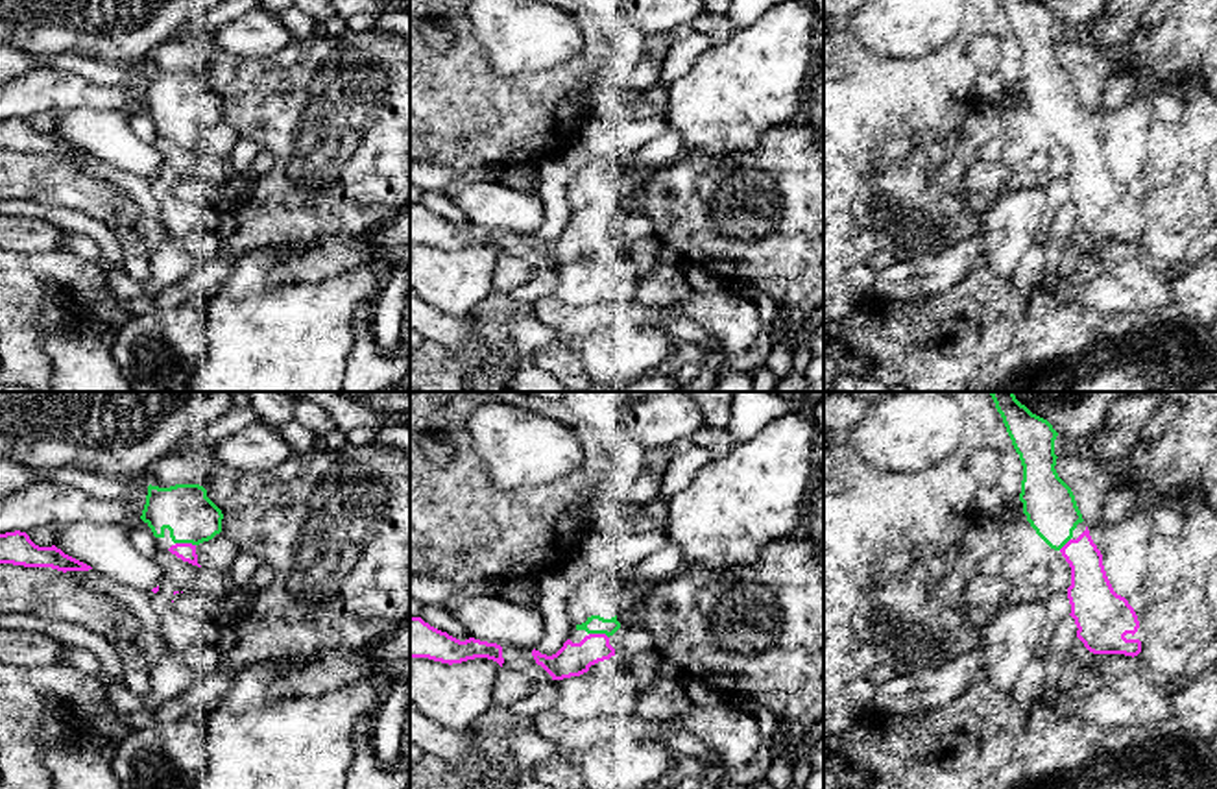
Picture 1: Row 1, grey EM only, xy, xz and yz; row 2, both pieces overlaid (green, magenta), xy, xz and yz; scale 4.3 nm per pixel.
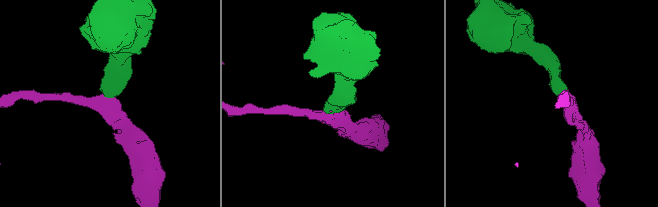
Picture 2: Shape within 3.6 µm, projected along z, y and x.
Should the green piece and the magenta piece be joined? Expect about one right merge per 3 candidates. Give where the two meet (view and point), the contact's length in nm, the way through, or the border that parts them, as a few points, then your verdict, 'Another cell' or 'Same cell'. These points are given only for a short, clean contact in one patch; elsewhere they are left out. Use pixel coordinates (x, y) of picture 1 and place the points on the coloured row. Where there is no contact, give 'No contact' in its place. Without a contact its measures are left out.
Touches green at xy (185, 542). Shared border 90 nm. Same cell

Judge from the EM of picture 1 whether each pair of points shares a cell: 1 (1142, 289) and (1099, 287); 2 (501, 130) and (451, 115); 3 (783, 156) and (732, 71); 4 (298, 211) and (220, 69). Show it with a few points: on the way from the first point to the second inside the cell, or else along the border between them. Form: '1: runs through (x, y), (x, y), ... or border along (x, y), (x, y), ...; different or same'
1: runs through (1131, 289), (1110, 289); same
2: runs through (488, 121), (464, 115); same
3: border along (795, 119), (776, 124), (752, 148), (730, 150); different
4: runs through (292, 176), (289, 137), (255, 104); same

